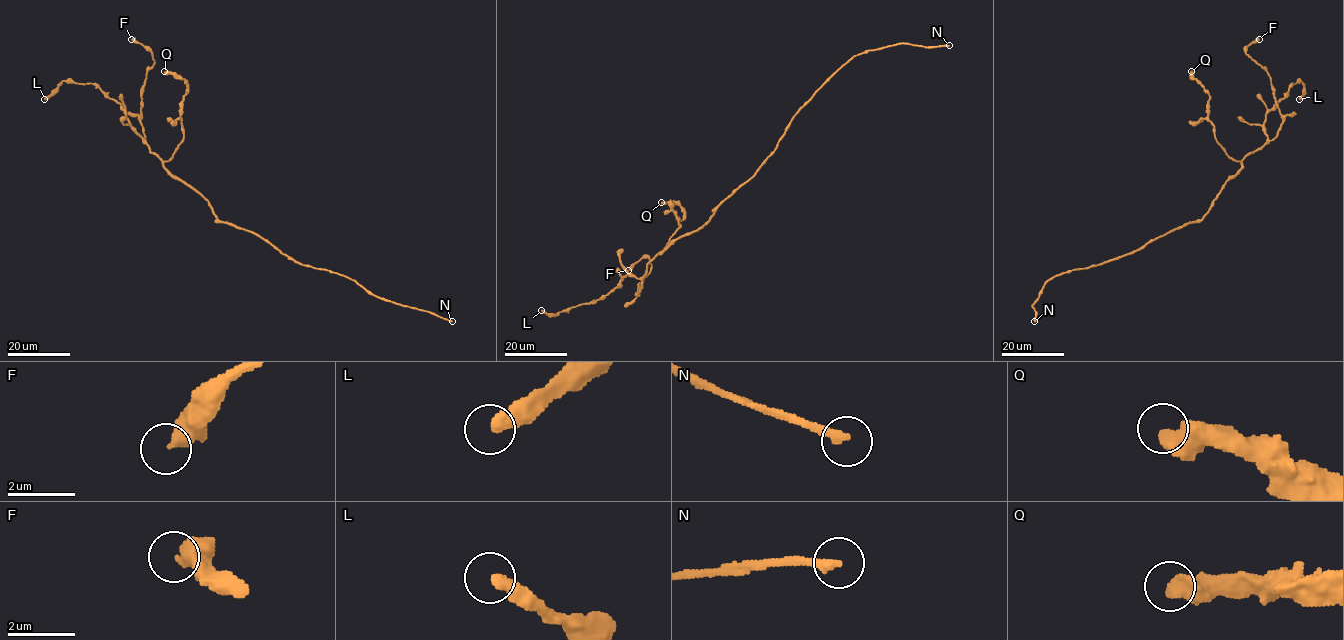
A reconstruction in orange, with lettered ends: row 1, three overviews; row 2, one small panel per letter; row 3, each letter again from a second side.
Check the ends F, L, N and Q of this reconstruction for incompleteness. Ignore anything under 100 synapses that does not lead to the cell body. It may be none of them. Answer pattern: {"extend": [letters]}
{"extend": ["N"]}

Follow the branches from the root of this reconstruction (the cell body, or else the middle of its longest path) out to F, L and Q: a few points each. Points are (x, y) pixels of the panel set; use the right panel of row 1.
F: (1183, 225), (1202, 218), (1241, 161), (1272, 141), (1283, 121), (1268, 73), (1246, 53), (1259, 39)
L: (1183, 225), (1200, 220), (1241, 161), (1266, 142), (1266, 114), (1301, 81), (1299, 99)
Q: (1183, 225), (1200, 220), (1241, 168), (1217, 141), (1208, 119), (1210, 95), (1191, 71)

